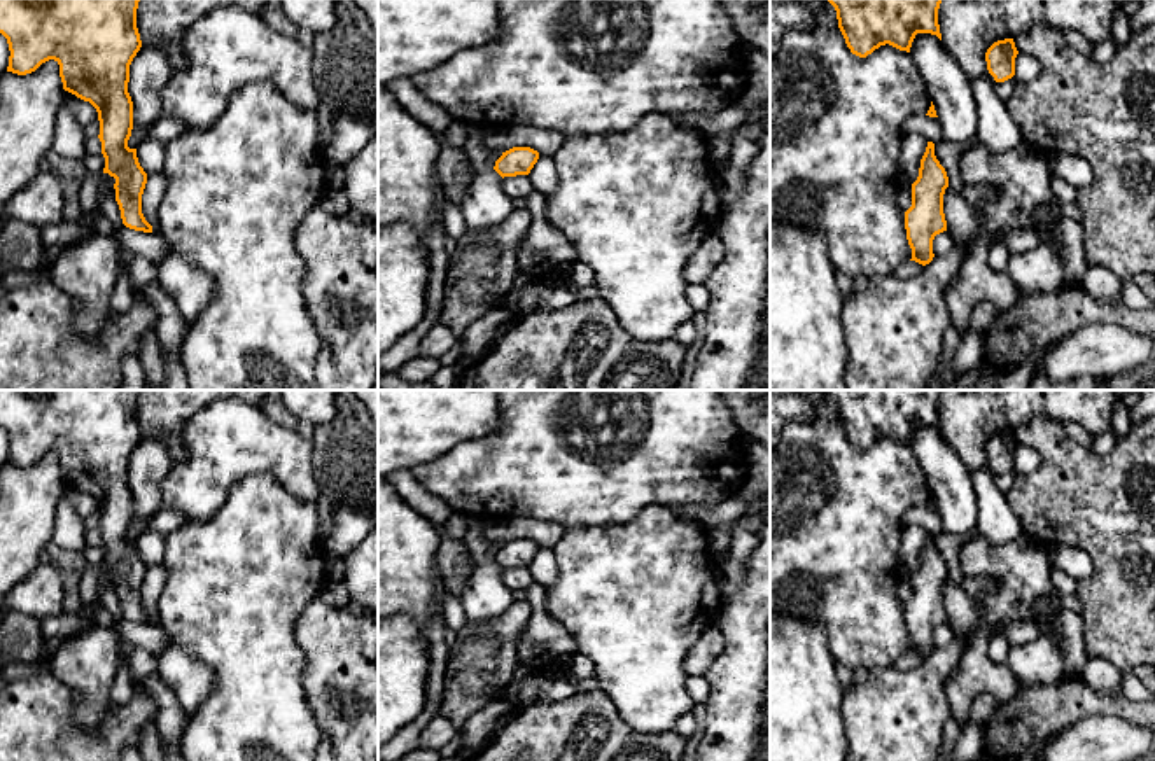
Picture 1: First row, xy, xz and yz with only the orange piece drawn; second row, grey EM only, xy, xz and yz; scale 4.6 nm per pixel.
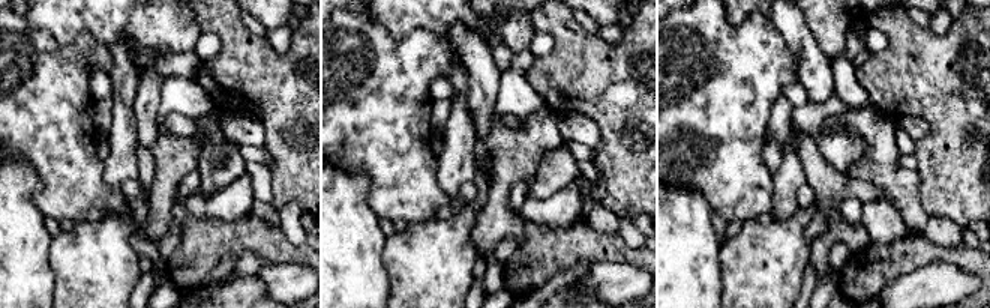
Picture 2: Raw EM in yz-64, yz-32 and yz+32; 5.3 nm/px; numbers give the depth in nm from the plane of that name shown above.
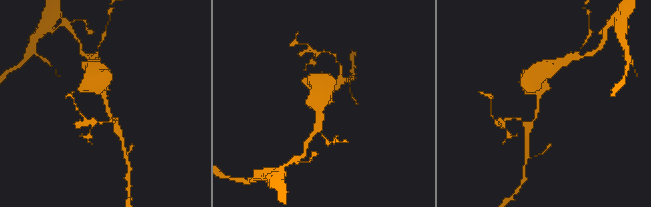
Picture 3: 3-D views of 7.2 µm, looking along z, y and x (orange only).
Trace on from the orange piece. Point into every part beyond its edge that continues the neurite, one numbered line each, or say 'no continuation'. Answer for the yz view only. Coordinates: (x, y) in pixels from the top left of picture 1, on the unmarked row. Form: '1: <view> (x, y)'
no continuation

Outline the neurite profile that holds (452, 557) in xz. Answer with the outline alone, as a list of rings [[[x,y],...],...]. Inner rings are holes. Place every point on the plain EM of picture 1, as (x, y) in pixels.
[[[441,537],[436,555],[438,567],[448,576],[450,593],[460,597],[472,569],[467,567],[469,553],[462,539]]]

